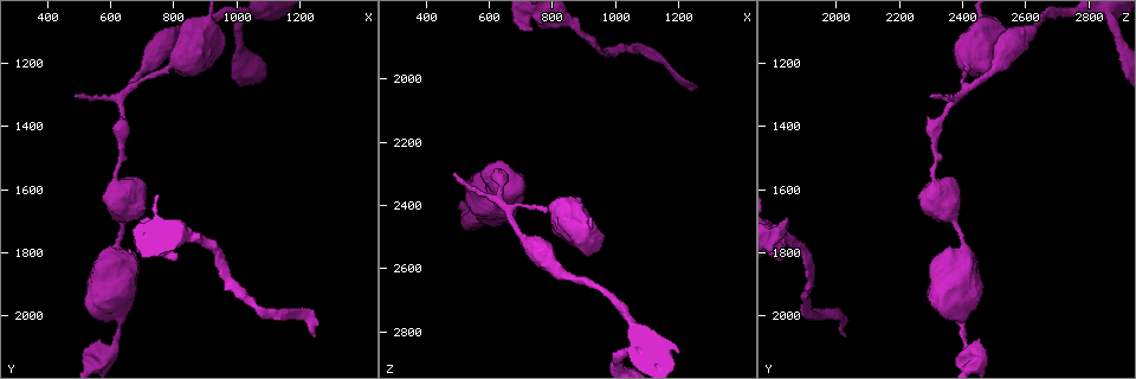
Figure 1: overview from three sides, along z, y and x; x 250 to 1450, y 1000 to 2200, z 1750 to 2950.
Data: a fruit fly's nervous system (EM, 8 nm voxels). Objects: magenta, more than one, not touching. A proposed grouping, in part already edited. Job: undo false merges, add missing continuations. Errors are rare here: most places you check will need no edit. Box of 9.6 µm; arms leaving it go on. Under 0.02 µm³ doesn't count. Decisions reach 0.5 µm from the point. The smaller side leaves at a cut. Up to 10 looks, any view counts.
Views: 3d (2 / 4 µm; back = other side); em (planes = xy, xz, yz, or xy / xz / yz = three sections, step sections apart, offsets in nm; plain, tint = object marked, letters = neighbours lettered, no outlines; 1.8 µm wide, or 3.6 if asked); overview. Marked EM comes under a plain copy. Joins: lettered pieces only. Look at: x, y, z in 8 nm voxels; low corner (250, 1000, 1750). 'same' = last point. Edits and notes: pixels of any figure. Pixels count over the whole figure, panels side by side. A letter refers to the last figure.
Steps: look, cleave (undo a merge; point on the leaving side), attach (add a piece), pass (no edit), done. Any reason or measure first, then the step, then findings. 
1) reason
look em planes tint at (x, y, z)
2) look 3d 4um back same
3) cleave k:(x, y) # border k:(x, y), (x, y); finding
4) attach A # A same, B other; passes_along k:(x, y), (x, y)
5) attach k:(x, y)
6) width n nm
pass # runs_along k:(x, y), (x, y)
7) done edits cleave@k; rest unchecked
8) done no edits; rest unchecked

branch stops here
look em yz step 4 letters at (740, 1690, 1850)

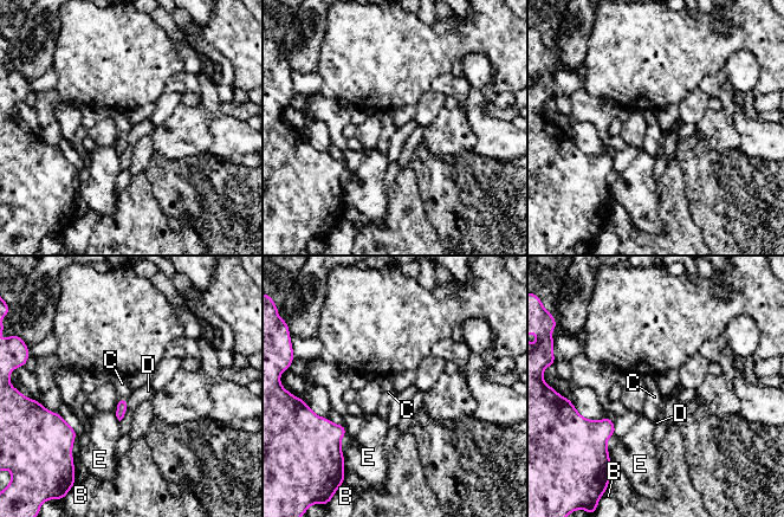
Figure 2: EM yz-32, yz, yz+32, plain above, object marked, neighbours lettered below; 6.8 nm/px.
longest_contact D 160 nm
pass # B other, C other, D other, E other; border 2:(118, 398), (127, 399); no lettered piece goes on from it

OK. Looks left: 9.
look 3d 2um at (1250, 2070, 2020)

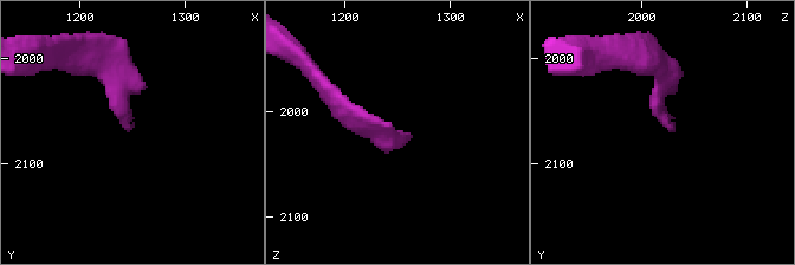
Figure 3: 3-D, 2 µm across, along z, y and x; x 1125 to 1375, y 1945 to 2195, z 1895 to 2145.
look em planes tint at (1248, 2064, 2028)

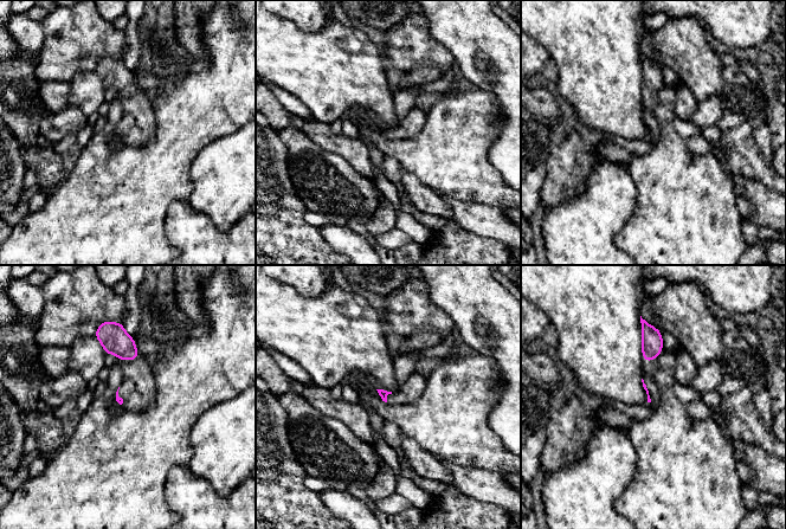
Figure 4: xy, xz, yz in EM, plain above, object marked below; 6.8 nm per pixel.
look em planes letters same

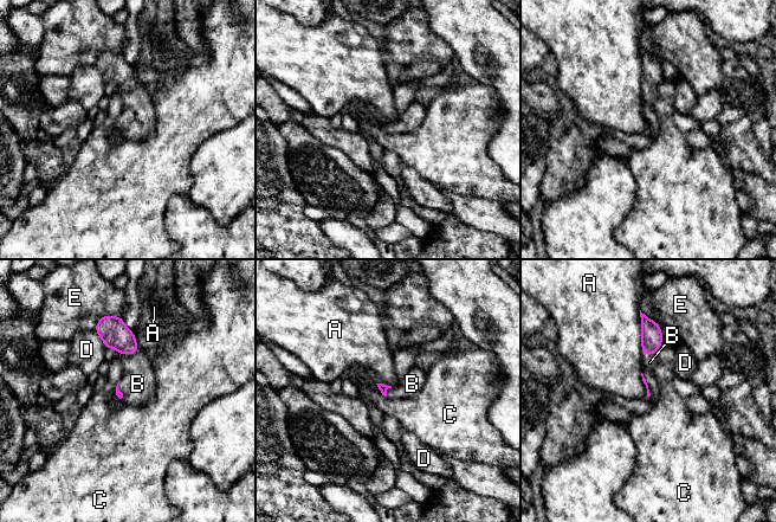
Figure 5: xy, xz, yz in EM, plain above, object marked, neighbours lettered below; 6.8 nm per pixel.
attach B # A other, B same, C other, D other, E other; passes_along 5:(112, 330), (130, 354), (137, 384); the neuron continues

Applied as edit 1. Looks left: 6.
calibre changes
look em planes letters at (580, 2130, 2430)

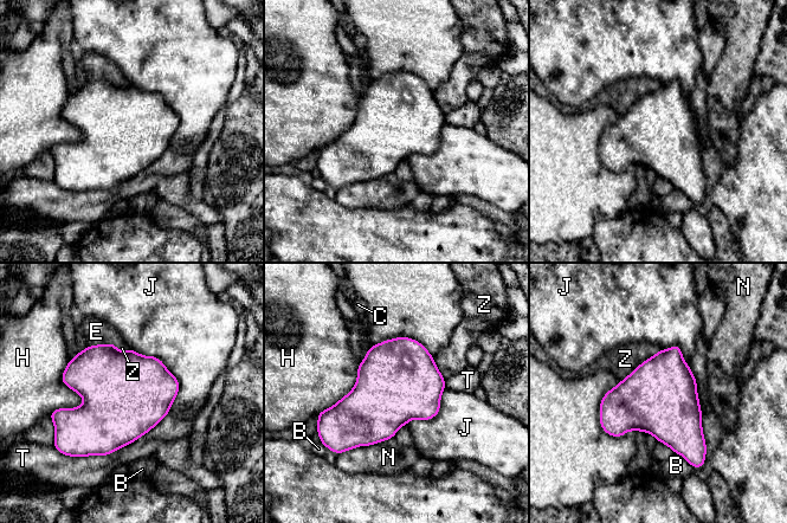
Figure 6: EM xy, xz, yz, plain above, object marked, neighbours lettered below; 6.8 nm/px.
pass # B other, C other, E other, H other, J other, N other, T other, Z other; border 6:(127, 348), (176, 379), (169, 411); all the same neuron

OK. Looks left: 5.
sudden change in width
look em yz step 16 tint at (760, 1220, 2410)

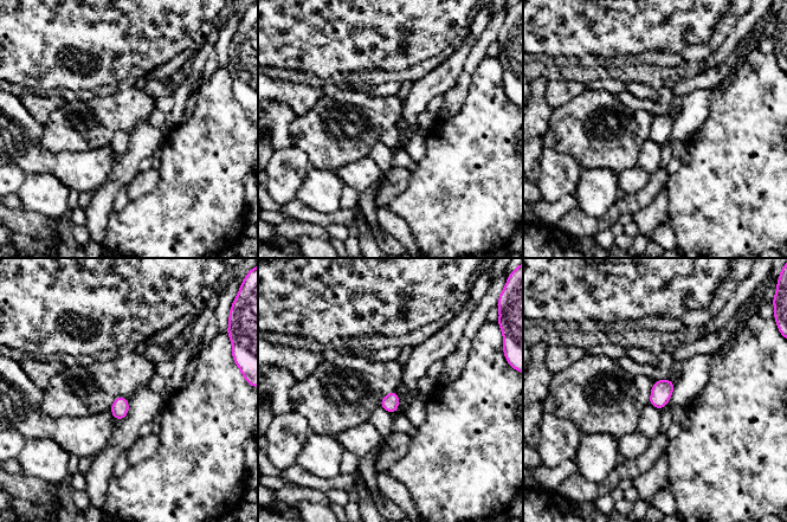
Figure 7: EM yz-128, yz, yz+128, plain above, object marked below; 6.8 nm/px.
look em planes tint same

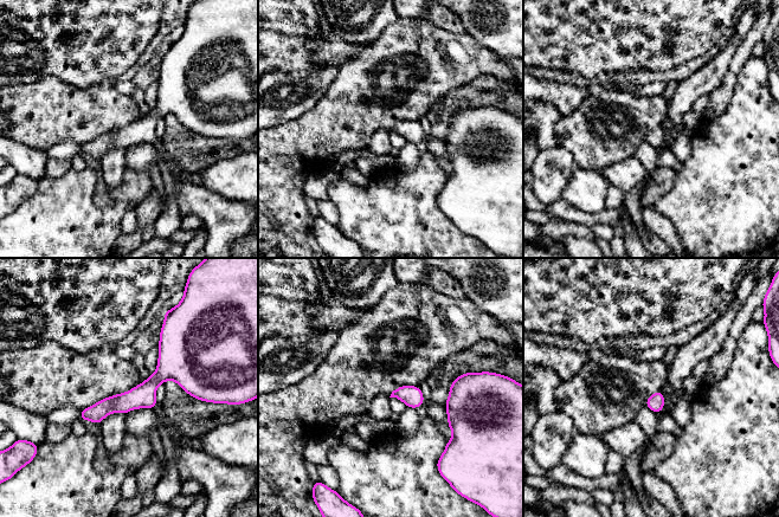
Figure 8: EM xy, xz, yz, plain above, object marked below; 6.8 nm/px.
see the neighbours
look em planes letters same

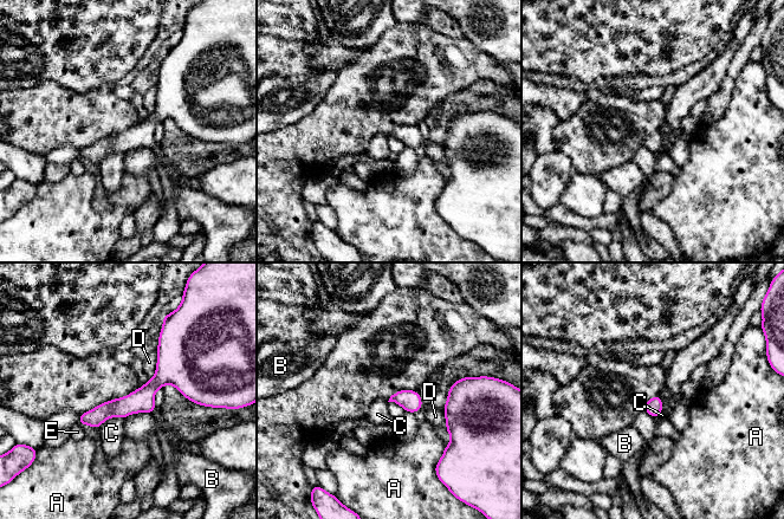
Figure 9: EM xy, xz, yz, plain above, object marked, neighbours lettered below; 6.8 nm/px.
width 120 nm; longest_contact D 200 nm
pass # A other, B other, C other, D other, E other; continuous, no second neuron

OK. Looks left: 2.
done edits attach@5; rest unchecked

